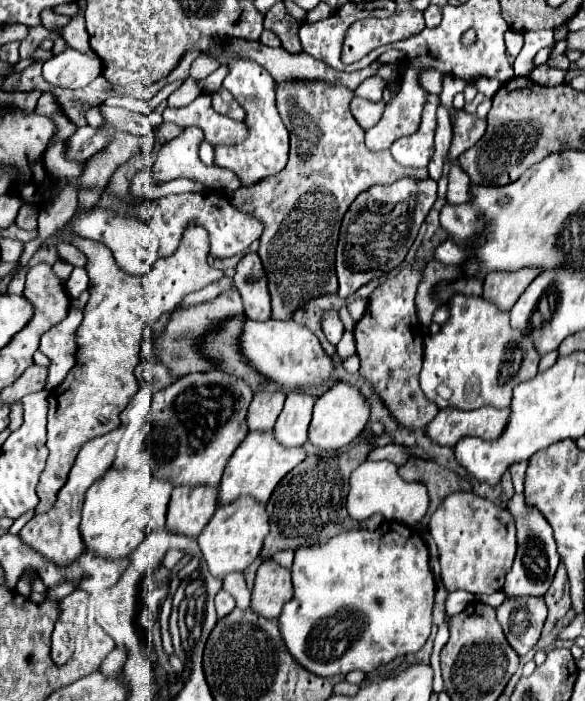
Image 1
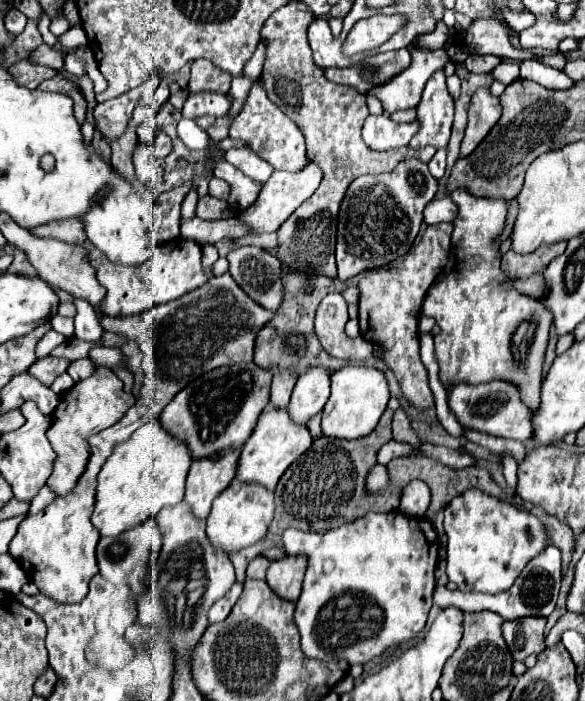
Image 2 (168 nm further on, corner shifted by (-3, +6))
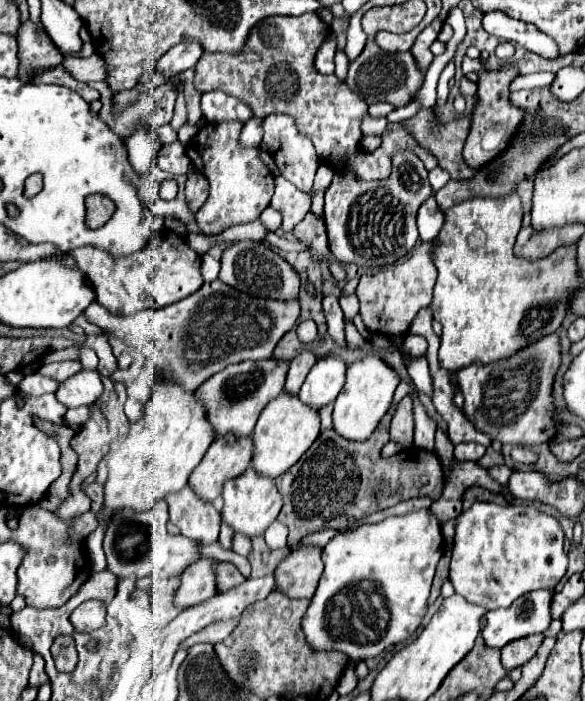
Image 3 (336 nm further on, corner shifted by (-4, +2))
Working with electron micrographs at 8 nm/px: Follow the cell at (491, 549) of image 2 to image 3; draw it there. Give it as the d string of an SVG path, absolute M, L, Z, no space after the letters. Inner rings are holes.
M475 502L467 512L457 516L449 580L455 592L471 604L487 610L509 608L527 592L553 590L567 574L567 566L561 524L535 506Z

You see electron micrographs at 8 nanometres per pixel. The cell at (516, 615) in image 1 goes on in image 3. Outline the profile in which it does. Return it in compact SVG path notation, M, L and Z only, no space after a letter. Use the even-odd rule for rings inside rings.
M529 636L529 640L517 640L515 644L507 644L507 648L501 648L501 664L505 670L521 668L527 660L531 660L543 642L541 636Z

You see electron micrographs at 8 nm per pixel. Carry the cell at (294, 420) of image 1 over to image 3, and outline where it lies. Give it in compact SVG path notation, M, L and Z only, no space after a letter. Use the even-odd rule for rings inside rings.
M335 354L319 358L311 368L305 384L301 386L299 398L303 398L307 406L313 406L317 410L329 402L335 402L345 384L345 370L347 364Z

